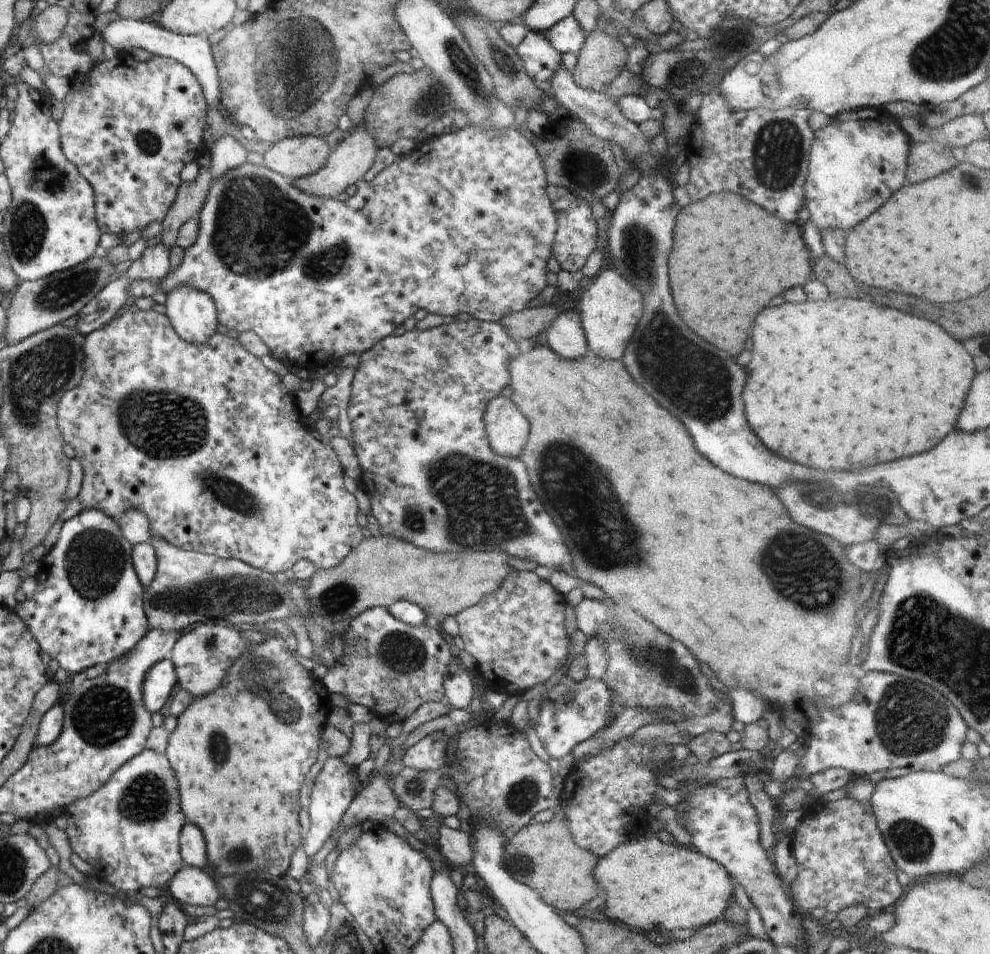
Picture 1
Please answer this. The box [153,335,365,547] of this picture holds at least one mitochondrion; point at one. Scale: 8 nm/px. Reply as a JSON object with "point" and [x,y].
{"point":[227,492]}

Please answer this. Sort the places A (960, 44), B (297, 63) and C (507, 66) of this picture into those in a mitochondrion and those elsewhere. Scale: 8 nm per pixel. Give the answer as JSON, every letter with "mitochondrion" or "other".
{"A":"mitochondrion","B":"mitochondrion","C":"mitochondrion"}

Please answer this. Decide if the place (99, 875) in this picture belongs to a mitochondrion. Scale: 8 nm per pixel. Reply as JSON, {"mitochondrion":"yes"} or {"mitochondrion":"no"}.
{"mitochondrion":"no"}

